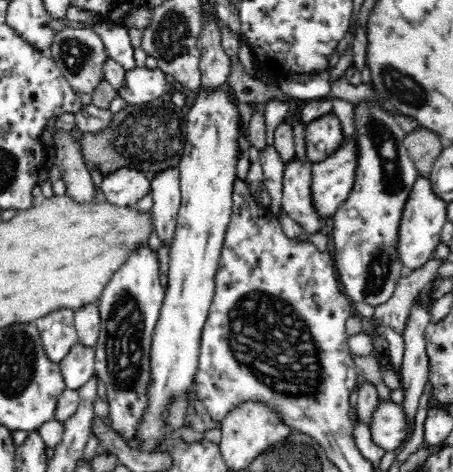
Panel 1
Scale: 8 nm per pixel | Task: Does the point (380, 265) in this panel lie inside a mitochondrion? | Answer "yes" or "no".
yes

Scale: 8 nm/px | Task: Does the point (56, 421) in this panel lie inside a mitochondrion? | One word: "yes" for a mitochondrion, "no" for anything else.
no

